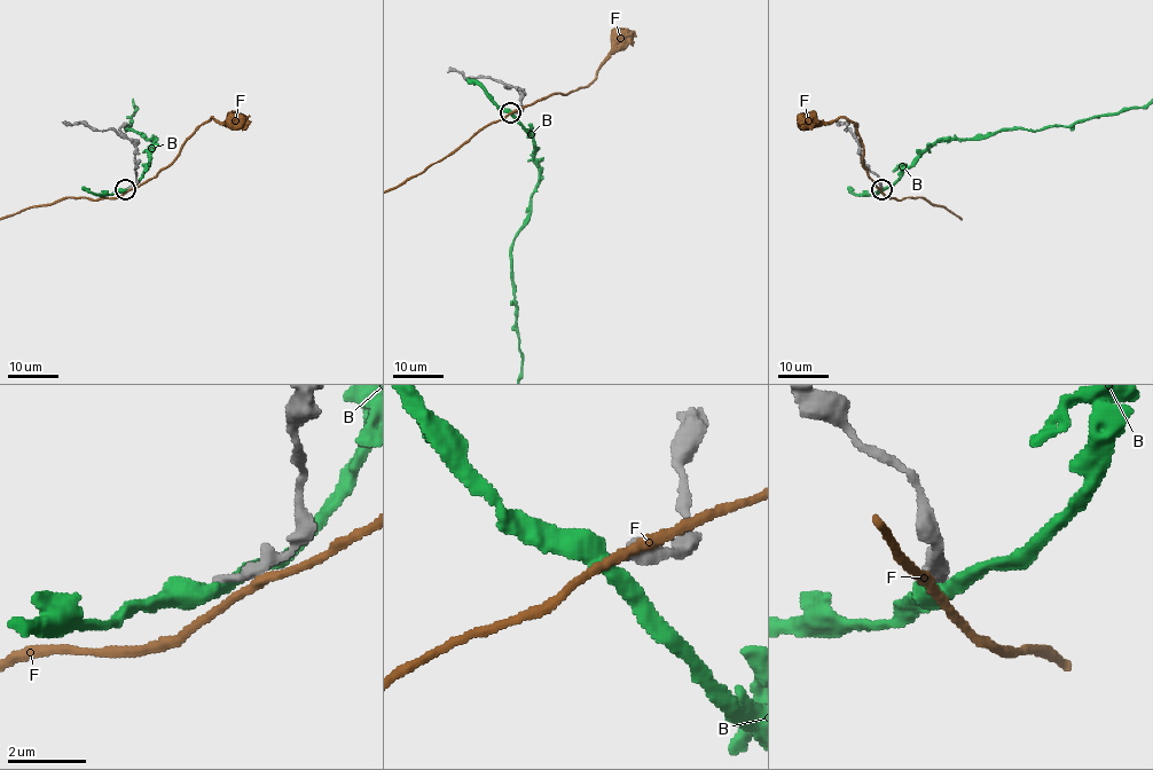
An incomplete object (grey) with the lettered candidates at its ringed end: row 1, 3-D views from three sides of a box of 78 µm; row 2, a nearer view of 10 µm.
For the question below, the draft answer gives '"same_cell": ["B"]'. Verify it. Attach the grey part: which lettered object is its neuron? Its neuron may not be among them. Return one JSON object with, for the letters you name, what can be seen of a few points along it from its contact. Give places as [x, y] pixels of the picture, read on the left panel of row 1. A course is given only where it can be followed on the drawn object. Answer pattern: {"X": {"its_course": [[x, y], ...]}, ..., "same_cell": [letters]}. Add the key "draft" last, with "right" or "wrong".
{"same_cell": [], "draft": "wrong"}

